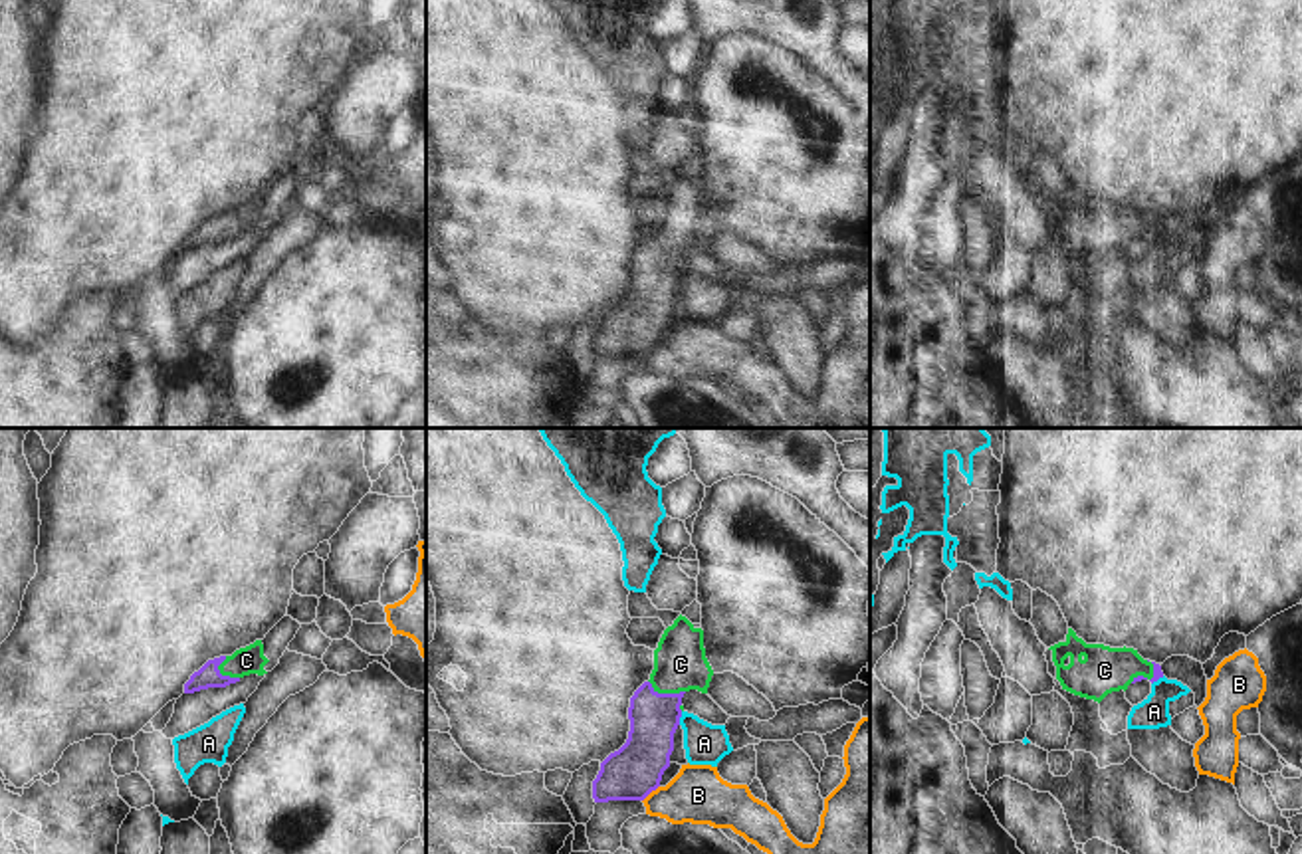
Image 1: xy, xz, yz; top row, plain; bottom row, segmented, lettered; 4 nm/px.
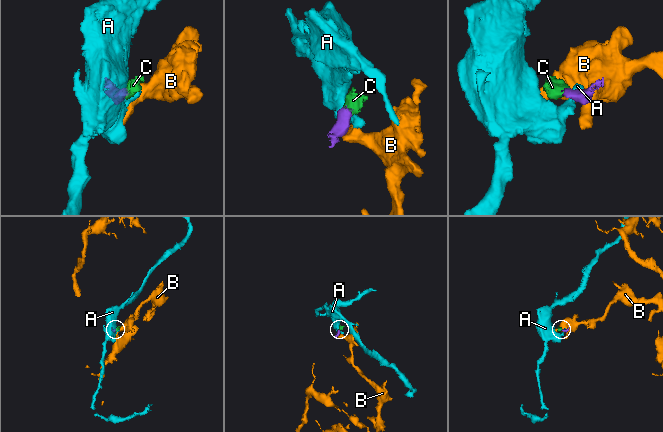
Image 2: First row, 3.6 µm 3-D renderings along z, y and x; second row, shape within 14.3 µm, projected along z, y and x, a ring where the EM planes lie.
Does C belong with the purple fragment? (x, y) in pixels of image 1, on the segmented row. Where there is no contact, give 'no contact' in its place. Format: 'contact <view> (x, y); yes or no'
contact xz (666, 694); yes

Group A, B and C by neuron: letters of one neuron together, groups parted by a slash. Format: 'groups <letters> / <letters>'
groups A / B / C

